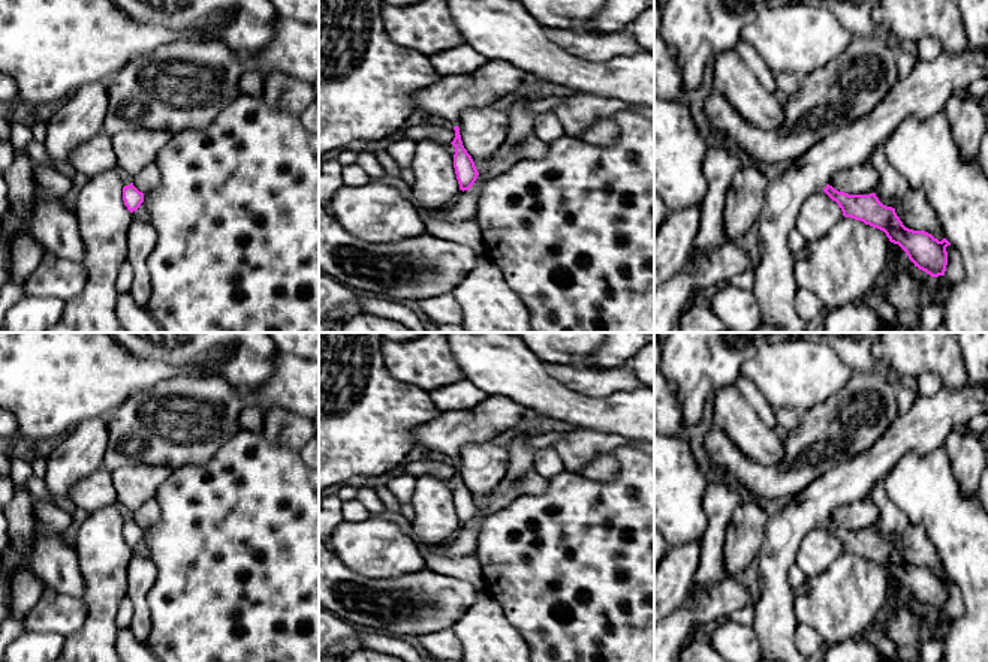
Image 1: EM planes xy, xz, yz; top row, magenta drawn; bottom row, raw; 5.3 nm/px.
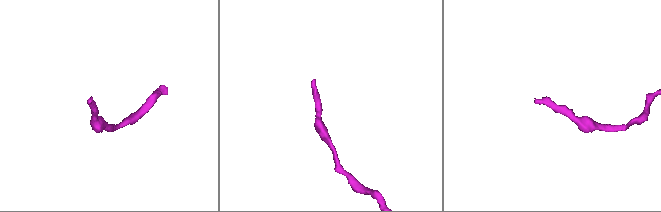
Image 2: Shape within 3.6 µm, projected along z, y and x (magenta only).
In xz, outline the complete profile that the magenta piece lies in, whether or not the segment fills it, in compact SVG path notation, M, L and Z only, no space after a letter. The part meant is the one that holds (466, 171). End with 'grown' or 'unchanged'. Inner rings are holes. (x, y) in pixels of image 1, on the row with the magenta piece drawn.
M490 60L467 76L440 76L427 88L412 94L413 111L446 118L452 123L455 138L454 168L460 189L469 190L479 172L472 156L463 145L460 117L472 108L493 106L498 99L527 90L531 85L528 73L501 60Z; grown

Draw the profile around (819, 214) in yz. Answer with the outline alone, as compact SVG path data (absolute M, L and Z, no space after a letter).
M819 190L802 204L796 219L796 231L807 243L814 243L829 234L843 217L838 204Z

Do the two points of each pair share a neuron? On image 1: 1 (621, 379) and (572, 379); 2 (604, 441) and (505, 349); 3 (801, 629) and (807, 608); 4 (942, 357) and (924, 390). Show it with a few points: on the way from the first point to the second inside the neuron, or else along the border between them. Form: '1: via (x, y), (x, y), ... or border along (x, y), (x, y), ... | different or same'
1: via (610, 379), (584, 379) | same
2: border along (578, 429), (621, 435), (627, 439) | different
3: border along (798, 620), (812, 625), (825, 641) | different
4: border along (918, 376), (934, 373), (943, 388) | different

